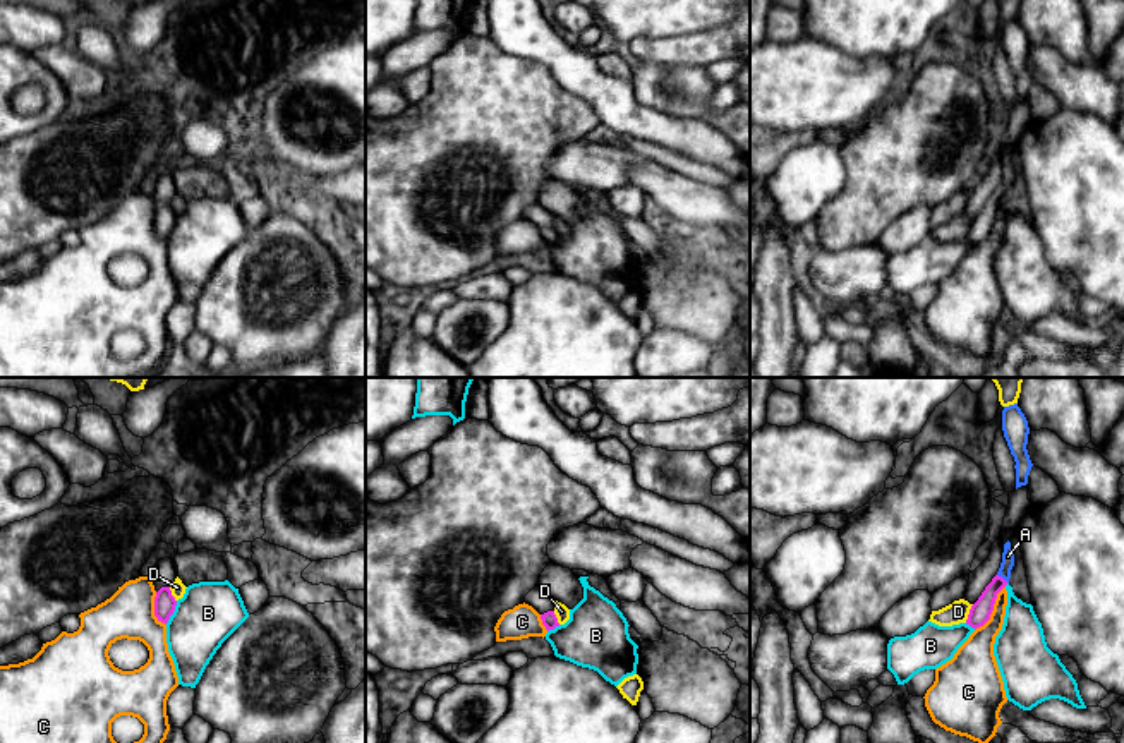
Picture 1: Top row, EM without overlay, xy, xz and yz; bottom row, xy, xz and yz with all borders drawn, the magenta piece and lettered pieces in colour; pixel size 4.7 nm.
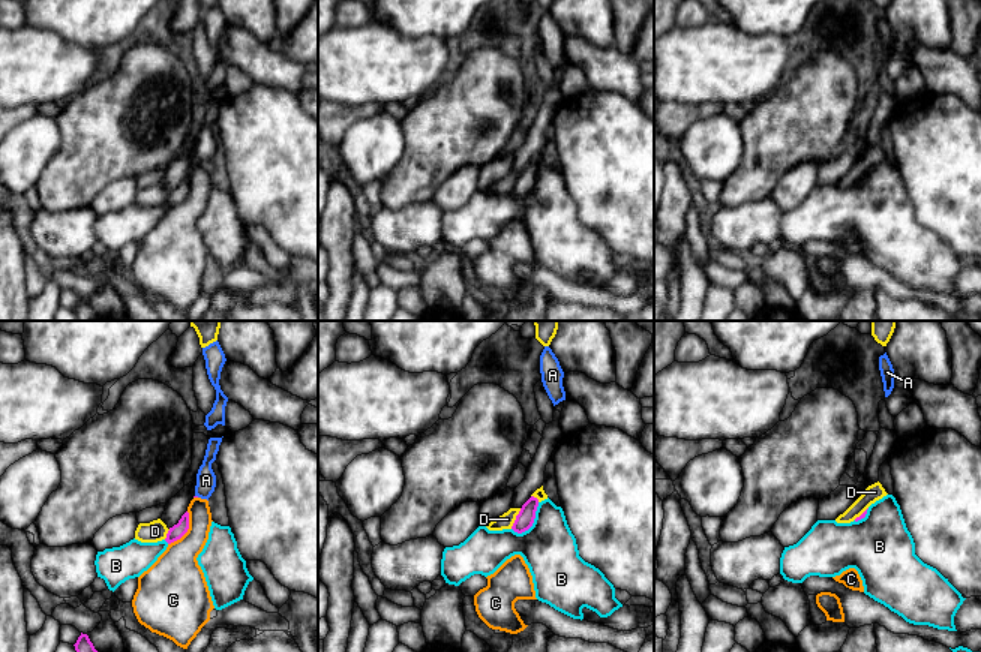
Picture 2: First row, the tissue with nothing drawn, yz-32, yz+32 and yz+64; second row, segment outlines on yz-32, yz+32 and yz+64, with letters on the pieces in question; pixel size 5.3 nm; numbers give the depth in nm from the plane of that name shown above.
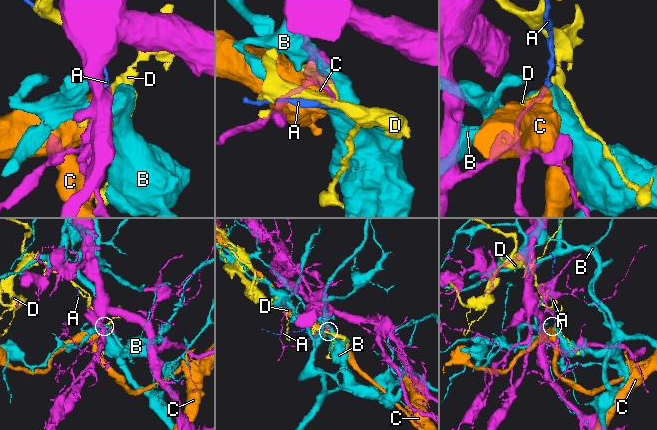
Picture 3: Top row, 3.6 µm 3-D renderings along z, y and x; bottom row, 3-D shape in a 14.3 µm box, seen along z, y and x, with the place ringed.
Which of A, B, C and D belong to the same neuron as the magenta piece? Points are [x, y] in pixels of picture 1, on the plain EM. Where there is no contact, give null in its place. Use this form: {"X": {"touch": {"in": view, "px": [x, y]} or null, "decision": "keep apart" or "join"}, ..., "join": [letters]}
{"A": {"touch": {"in": "yz", "px": [1001, 193]}, "decision": "join"}, "B": {"touch": {"in": "xy", "px": [172, 229]}, "decision": "keep apart"}, "C": {"touch": {"in": "yz", "px": [992, 225]}, "decision": "keep apart"}, "D": {"touch": {"in": "yz", "px": [970, 229]}, "decision": "keep apart"}, "join": ["A"]}

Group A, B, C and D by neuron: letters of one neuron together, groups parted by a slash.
A / B / C / D

